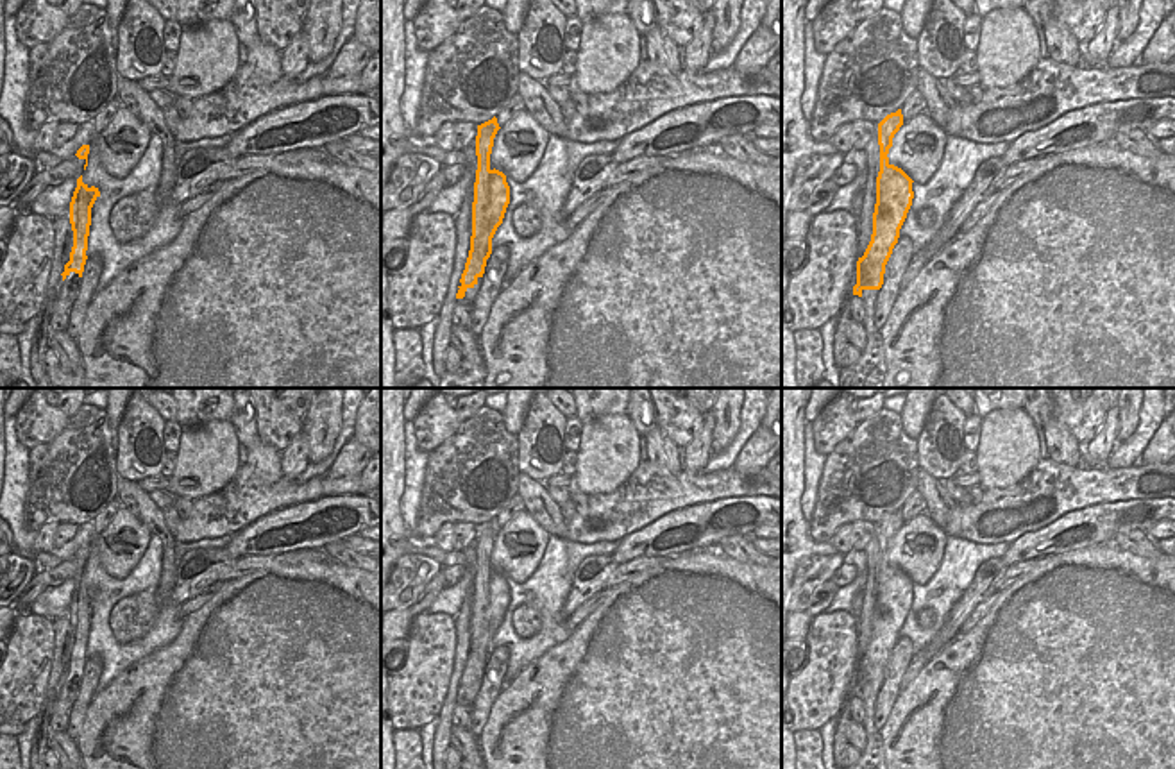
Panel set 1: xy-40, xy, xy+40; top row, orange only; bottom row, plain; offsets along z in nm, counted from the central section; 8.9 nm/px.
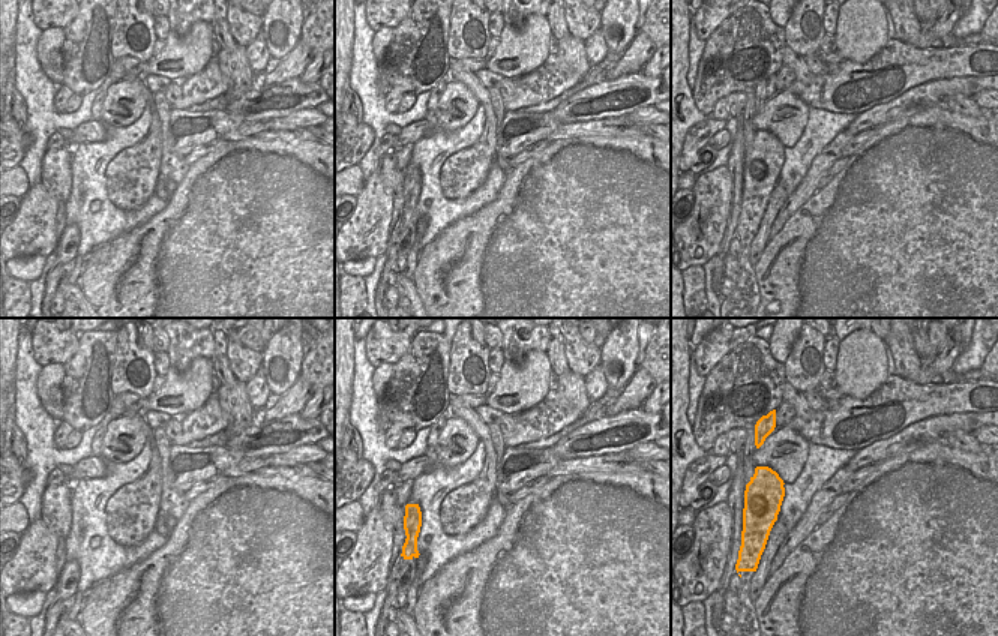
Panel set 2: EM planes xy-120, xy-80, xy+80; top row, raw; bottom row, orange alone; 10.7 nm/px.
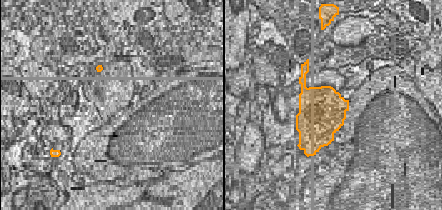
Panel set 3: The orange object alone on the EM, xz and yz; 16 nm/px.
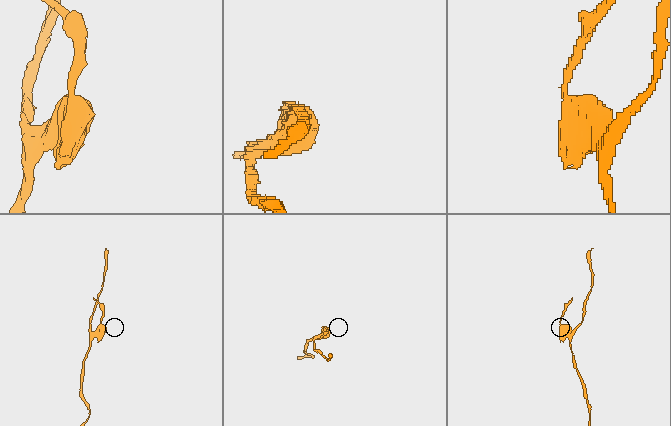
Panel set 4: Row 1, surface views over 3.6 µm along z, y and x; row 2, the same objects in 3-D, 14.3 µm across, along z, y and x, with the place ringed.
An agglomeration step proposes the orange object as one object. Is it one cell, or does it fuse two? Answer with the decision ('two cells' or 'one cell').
two cells

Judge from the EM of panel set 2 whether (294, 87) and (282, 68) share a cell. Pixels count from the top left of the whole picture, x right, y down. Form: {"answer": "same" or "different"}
{"answer": "different"}

